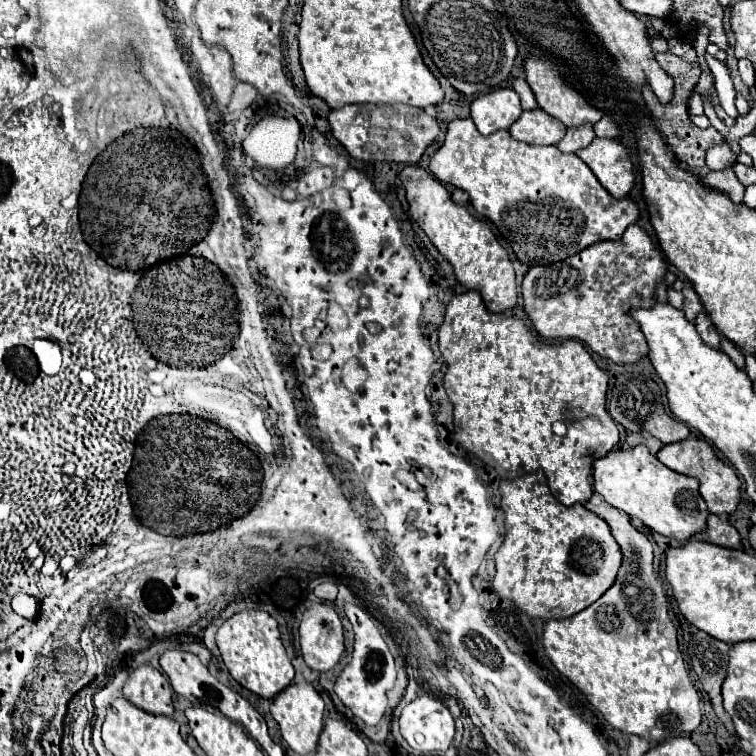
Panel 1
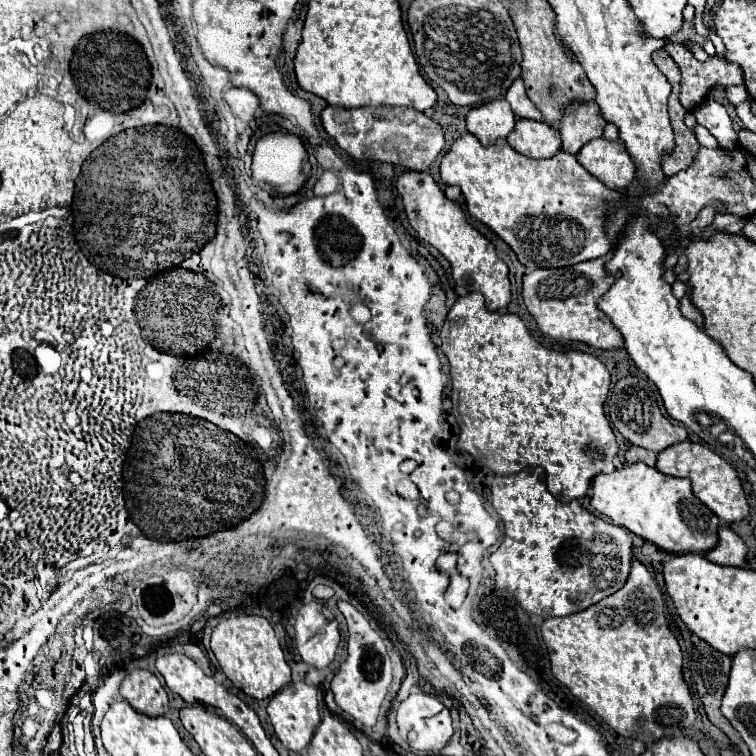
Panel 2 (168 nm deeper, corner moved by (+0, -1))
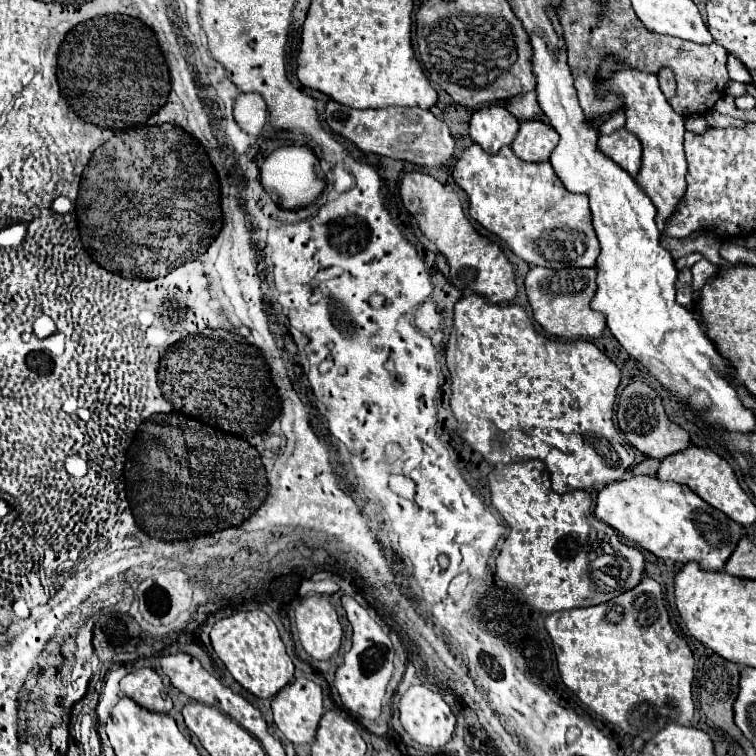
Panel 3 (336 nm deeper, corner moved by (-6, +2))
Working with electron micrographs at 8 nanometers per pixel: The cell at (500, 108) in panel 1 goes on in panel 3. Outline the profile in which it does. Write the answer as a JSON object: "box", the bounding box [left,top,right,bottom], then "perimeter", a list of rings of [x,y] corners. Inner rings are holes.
{"box":[469,105,519,153],"perimeter":[[[503,105],[477,109],[469,121],[469,133],[487,153],[497,153],[503,145],[511,145],[519,131],[519,121]]]}

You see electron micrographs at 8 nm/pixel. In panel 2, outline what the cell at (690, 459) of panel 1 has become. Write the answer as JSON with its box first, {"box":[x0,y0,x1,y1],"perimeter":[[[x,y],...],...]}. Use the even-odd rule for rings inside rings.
{"box":[655,440,749,522],"perimeter":[[[689,440],[673,444],[657,456],[655,468],[667,476],[689,478],[693,484],[693,494],[725,522],[739,522],[749,514],[749,504],[735,468],[703,444],[693,444]]]}

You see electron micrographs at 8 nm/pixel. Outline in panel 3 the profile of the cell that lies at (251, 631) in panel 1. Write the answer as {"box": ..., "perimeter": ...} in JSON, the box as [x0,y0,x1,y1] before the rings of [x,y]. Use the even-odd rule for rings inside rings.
{"box":[211,611,293,699],"perimeter":[[[236,611],[233,615],[217,621],[211,629],[211,645],[217,657],[225,663],[227,671],[249,693],[267,699],[273,697],[293,679],[293,661],[289,659],[279,631],[271,617],[263,611]]]}

